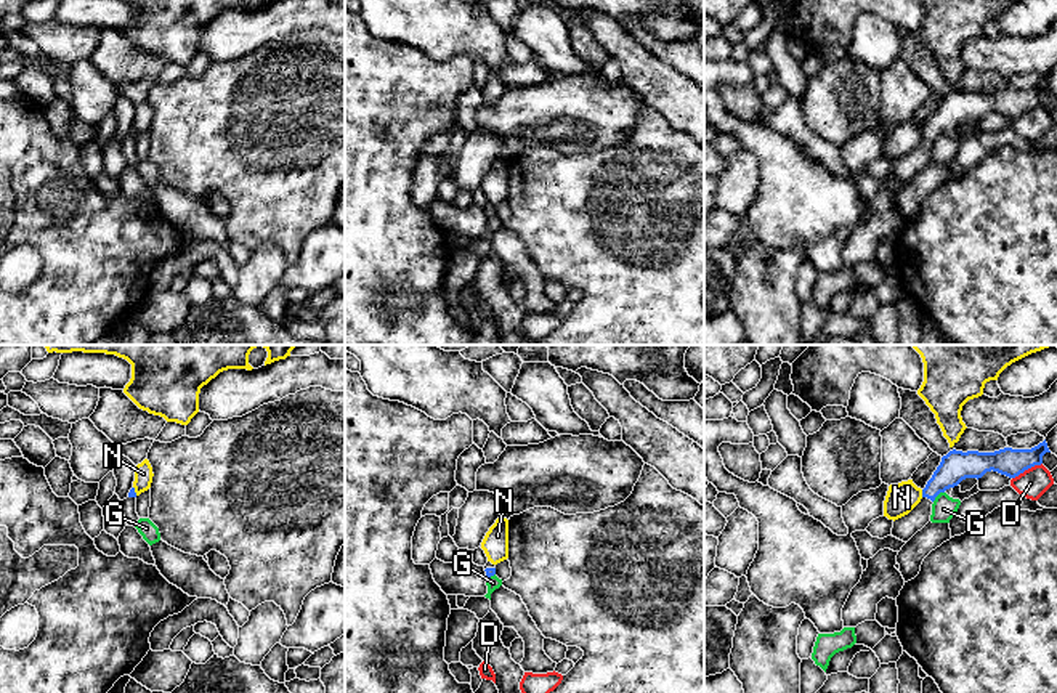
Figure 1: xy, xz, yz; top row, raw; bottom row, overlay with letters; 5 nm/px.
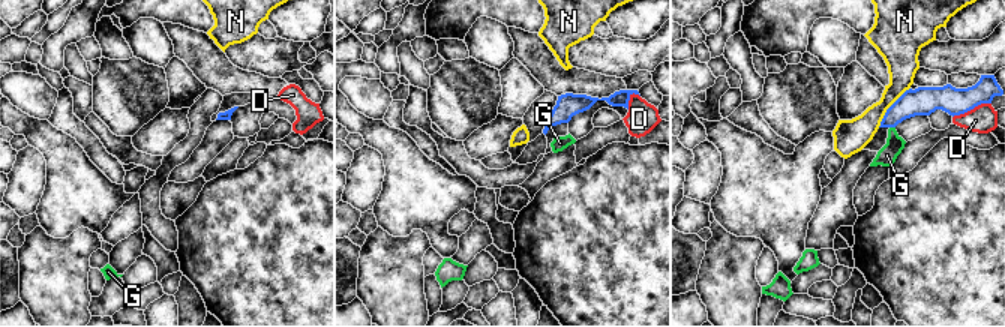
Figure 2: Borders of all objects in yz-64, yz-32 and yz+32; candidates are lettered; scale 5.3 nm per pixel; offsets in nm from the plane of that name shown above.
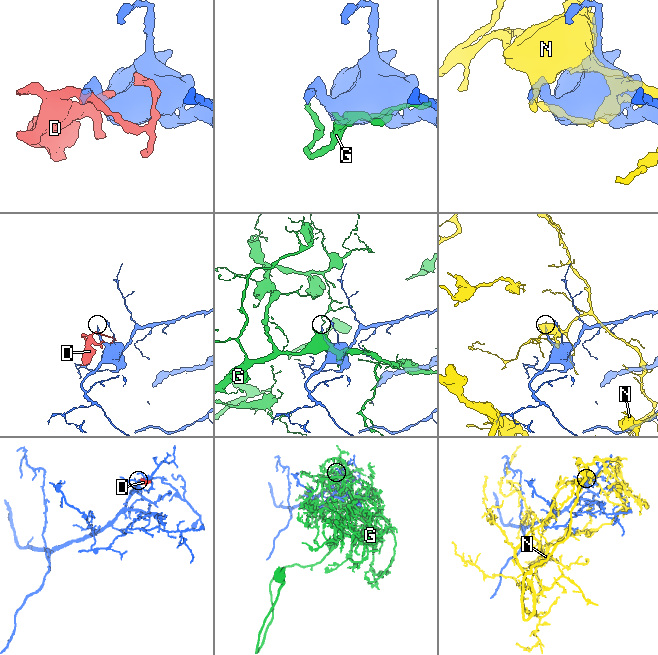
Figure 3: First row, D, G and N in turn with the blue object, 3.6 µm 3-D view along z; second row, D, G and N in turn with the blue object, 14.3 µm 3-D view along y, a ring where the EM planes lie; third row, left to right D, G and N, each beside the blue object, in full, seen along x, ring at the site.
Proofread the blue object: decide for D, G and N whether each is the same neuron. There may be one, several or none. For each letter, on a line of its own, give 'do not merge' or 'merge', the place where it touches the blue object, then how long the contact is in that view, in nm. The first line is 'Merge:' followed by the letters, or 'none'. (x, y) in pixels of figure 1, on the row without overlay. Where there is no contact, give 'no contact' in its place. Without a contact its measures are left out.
Merge: none
D: do not merge; meets blue in yz at (1027, 109); contact 170 nm long
G: do not merge; meets blue in yz at (937, 135); contact 80 nm long
N: do not merge; meets blue in yz at (923, 133); contact 40 nm long

